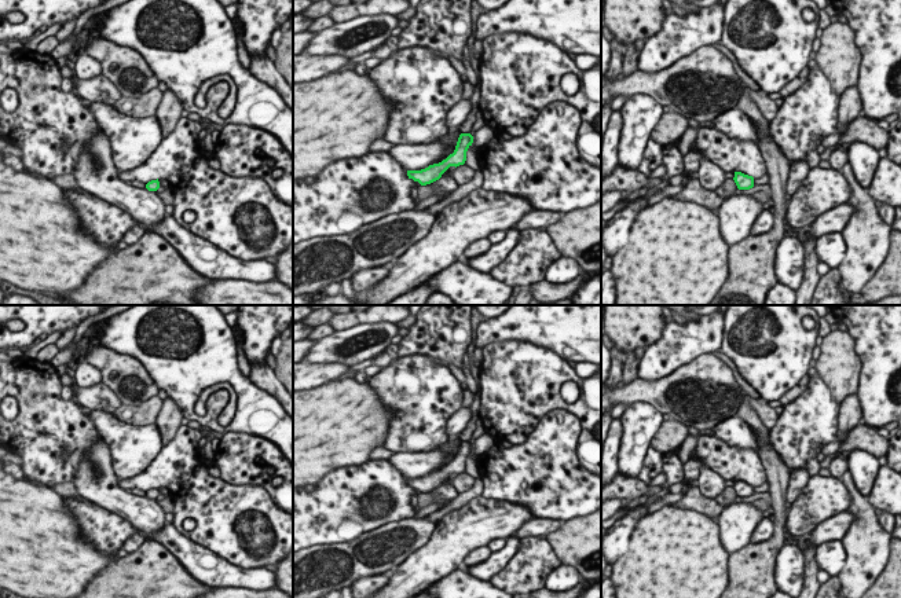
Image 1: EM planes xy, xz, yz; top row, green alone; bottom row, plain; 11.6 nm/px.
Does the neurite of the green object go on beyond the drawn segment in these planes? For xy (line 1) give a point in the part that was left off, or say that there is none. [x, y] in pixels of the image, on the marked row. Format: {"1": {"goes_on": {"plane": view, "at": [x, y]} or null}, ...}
{"1": {"goes_on": null}}

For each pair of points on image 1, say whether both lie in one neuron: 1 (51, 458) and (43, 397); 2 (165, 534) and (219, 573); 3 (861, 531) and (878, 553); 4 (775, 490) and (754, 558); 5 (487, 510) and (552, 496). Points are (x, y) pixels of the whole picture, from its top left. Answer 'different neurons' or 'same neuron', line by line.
1: same neuron
2: same neuron
3: same neuron
4: same neuron
5: different neurons

